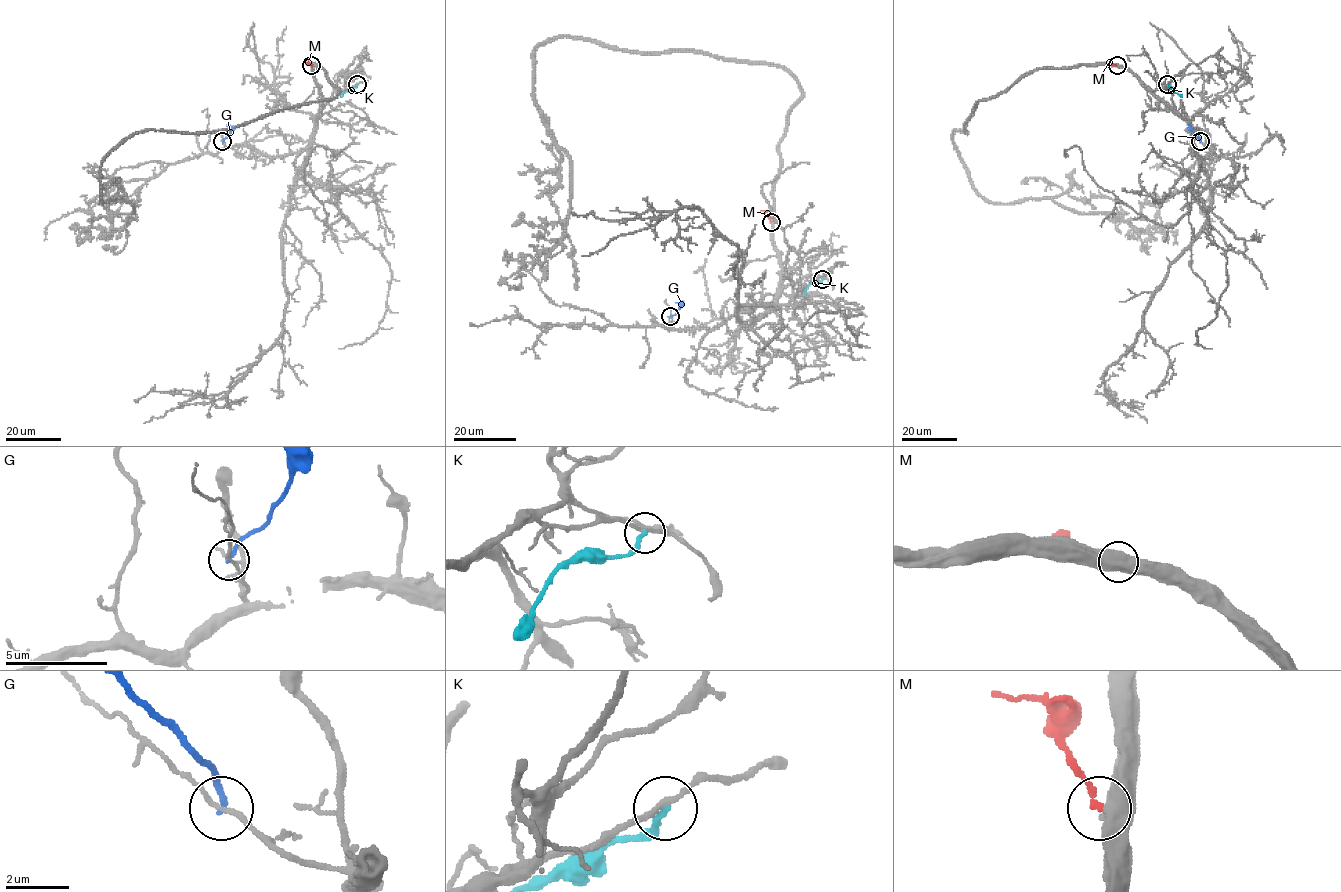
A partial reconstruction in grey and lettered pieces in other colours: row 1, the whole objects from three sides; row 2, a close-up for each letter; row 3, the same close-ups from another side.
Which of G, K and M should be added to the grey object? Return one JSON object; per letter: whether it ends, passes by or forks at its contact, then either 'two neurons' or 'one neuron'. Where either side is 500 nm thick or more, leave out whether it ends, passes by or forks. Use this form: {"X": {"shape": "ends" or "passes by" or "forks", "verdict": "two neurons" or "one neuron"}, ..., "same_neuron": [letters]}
{"G": {"shape": "ends", "verdict": "two neurons"}, "K": {"shape": "ends", "verdict": "two neurons"}, "M": {"verdict": "two neurons"}, "same_neuron": []}

